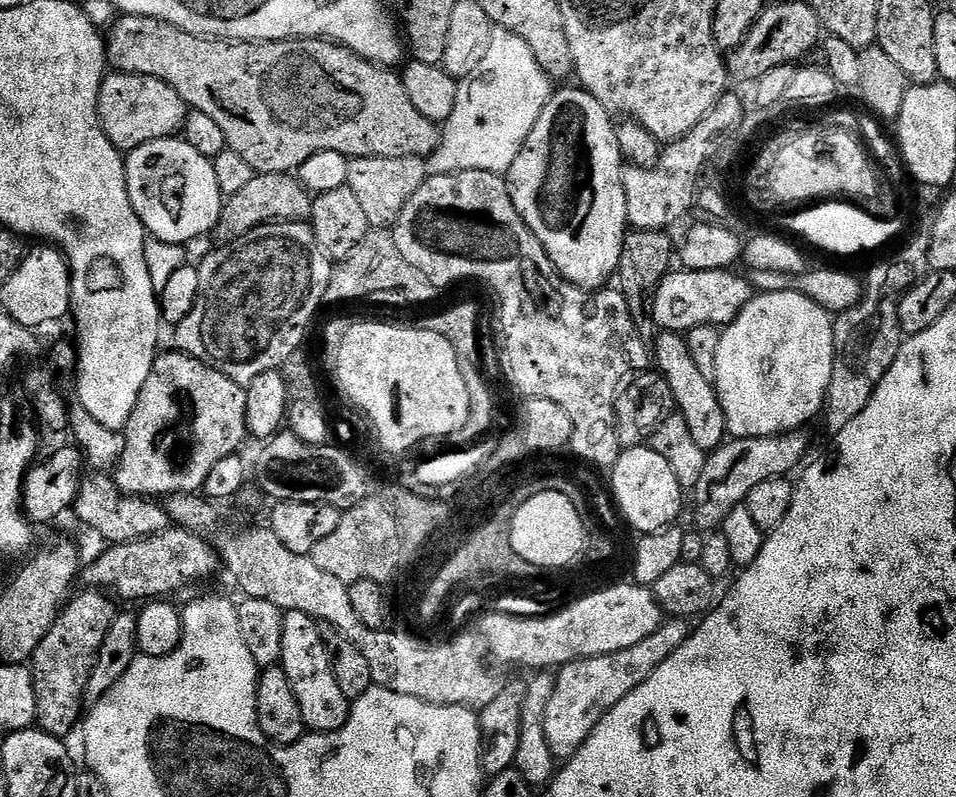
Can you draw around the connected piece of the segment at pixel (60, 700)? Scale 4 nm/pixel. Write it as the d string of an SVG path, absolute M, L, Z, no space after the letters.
M77 591L60 609L30 659L36 699L36 724L41 732L61 738L68 738L81 723L90 674L96 659L100 657L102 642L106 642L106 630L110 630L110 622L114 622L118 611L117 601L107 591L83 591Z

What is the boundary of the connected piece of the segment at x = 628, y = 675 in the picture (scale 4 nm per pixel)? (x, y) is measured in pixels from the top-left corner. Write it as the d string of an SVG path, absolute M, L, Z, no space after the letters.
M669 619L660 625L657 632L650 634L650 638L638 642L638 646L630 646L630 650L575 660L555 673L552 692L548 695L544 726L546 742L550 742L550 750L556 755L557 761L569 760L584 745L597 722L614 705L622 702L626 694L642 686L642 682L646 682L646 678L650 678L650 674L654 674L654 670L658 670L658 666L662 666L662 662L666 662L666 658L670 658L678 646L682 646L682 642L686 642L690 628L684 624L687 623L683 619Z

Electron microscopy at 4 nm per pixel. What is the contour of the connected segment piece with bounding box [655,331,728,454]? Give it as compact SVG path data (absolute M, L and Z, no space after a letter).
M661 331L656 340L656 364L661 376L667 380L675 407L686 418L686 426L690 426L690 435L694 442L702 446L705 454L720 447L726 439L728 427L720 400L716 396L713 381L694 366L694 358L690 358L687 339L679 332Z

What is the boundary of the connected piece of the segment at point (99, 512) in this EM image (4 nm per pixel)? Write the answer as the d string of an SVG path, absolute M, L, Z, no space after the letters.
M93 471L80 482L74 513L88 528L93 528L109 545L125 544L164 532L170 526L167 507L143 496L125 496L111 475Z

